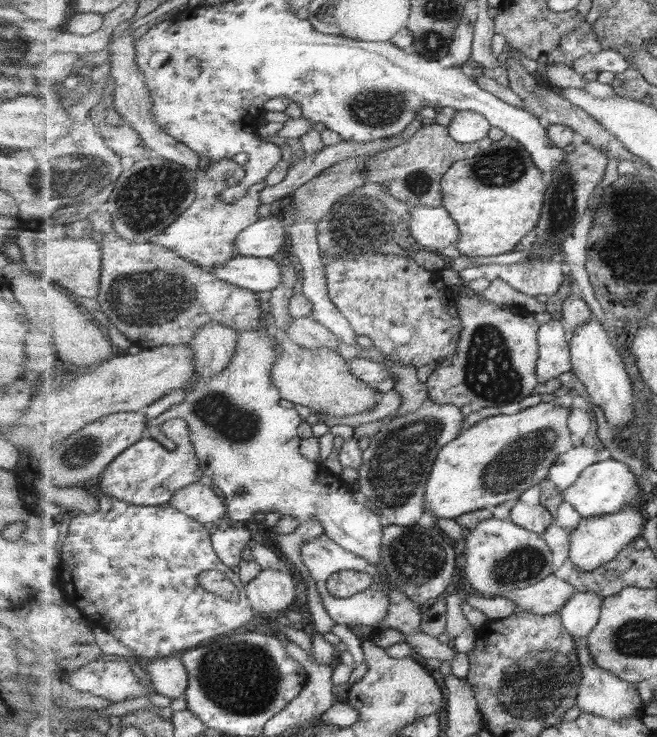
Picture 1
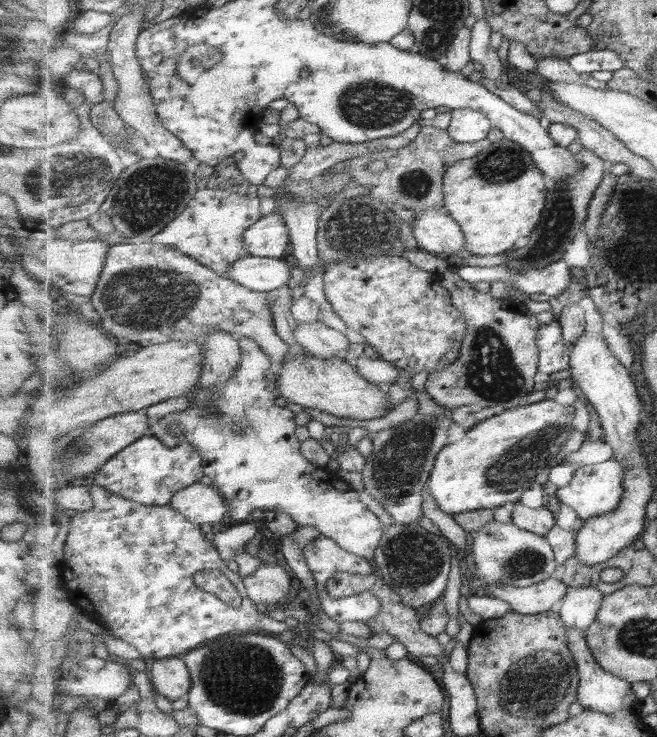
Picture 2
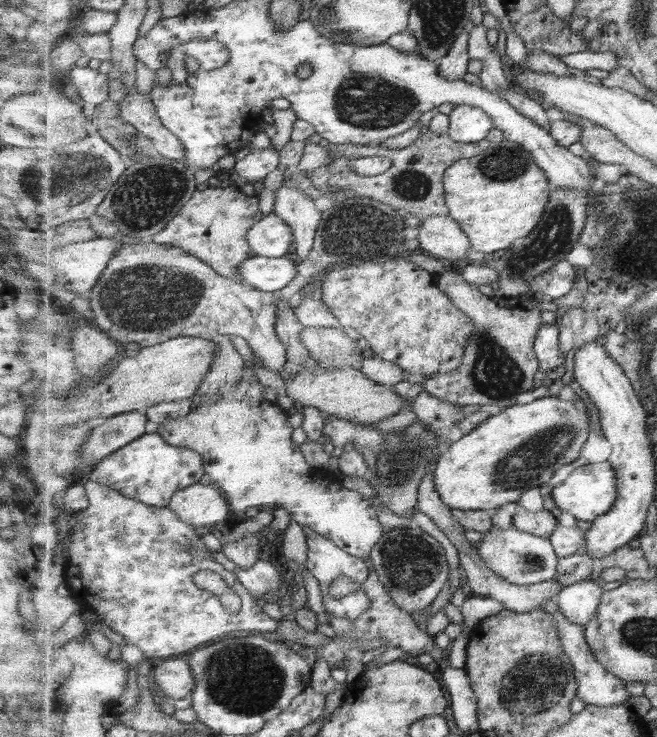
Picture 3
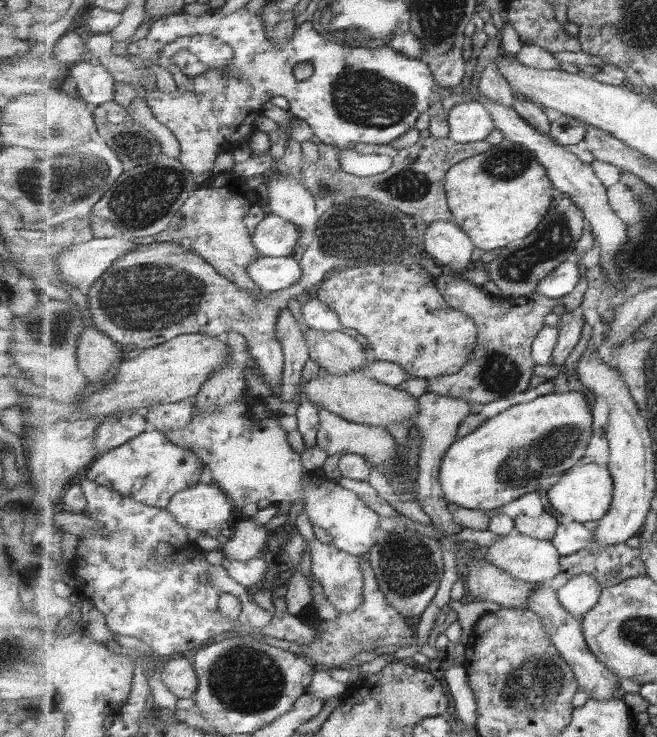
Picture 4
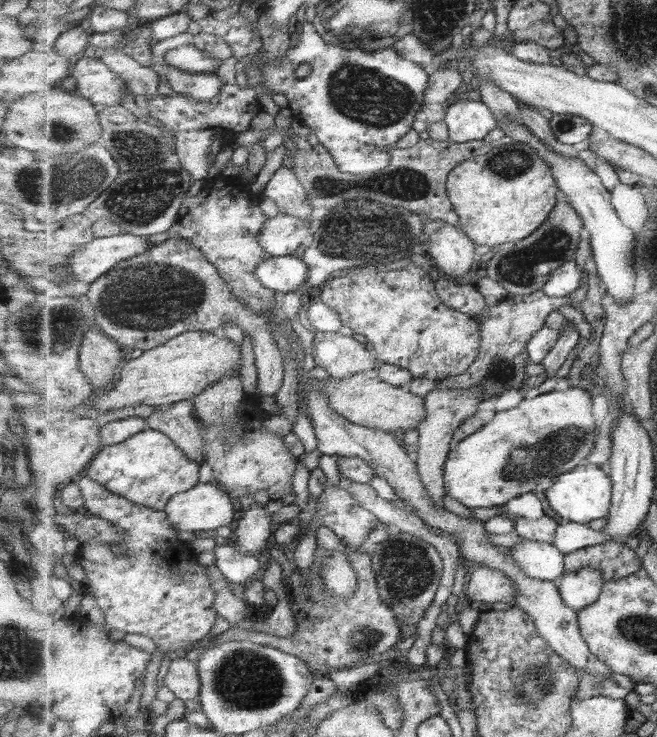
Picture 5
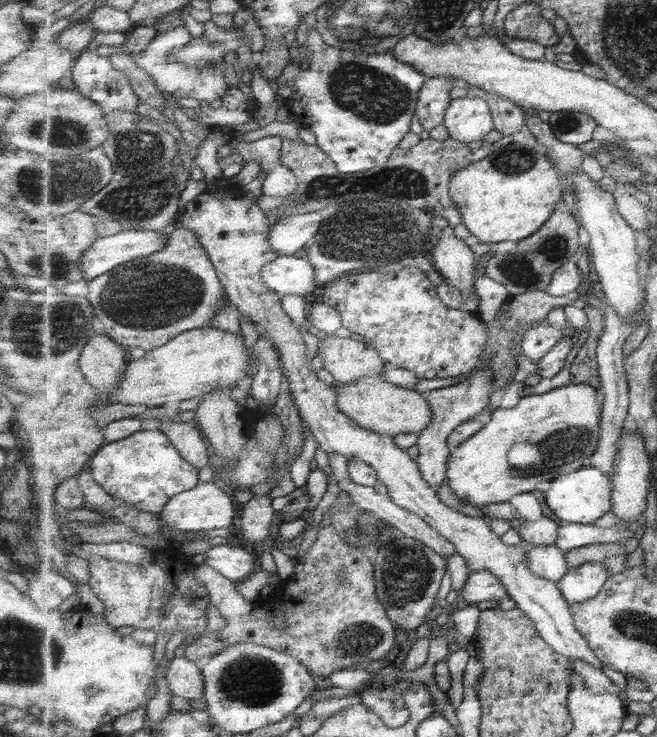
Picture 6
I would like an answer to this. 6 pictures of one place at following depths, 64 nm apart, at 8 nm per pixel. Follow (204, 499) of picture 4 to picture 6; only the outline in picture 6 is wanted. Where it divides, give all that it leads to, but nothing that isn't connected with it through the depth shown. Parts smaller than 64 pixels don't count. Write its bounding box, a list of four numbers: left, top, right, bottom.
[160,482,235,538]

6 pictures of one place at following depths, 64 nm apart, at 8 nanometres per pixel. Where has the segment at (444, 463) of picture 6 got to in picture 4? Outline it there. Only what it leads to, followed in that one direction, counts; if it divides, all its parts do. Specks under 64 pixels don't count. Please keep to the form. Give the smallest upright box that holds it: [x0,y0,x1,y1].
[415,391,473,534]

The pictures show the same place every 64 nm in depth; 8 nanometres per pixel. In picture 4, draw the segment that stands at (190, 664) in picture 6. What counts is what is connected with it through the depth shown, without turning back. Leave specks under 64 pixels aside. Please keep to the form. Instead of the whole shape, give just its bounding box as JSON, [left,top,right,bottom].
[158,657,198,698]

